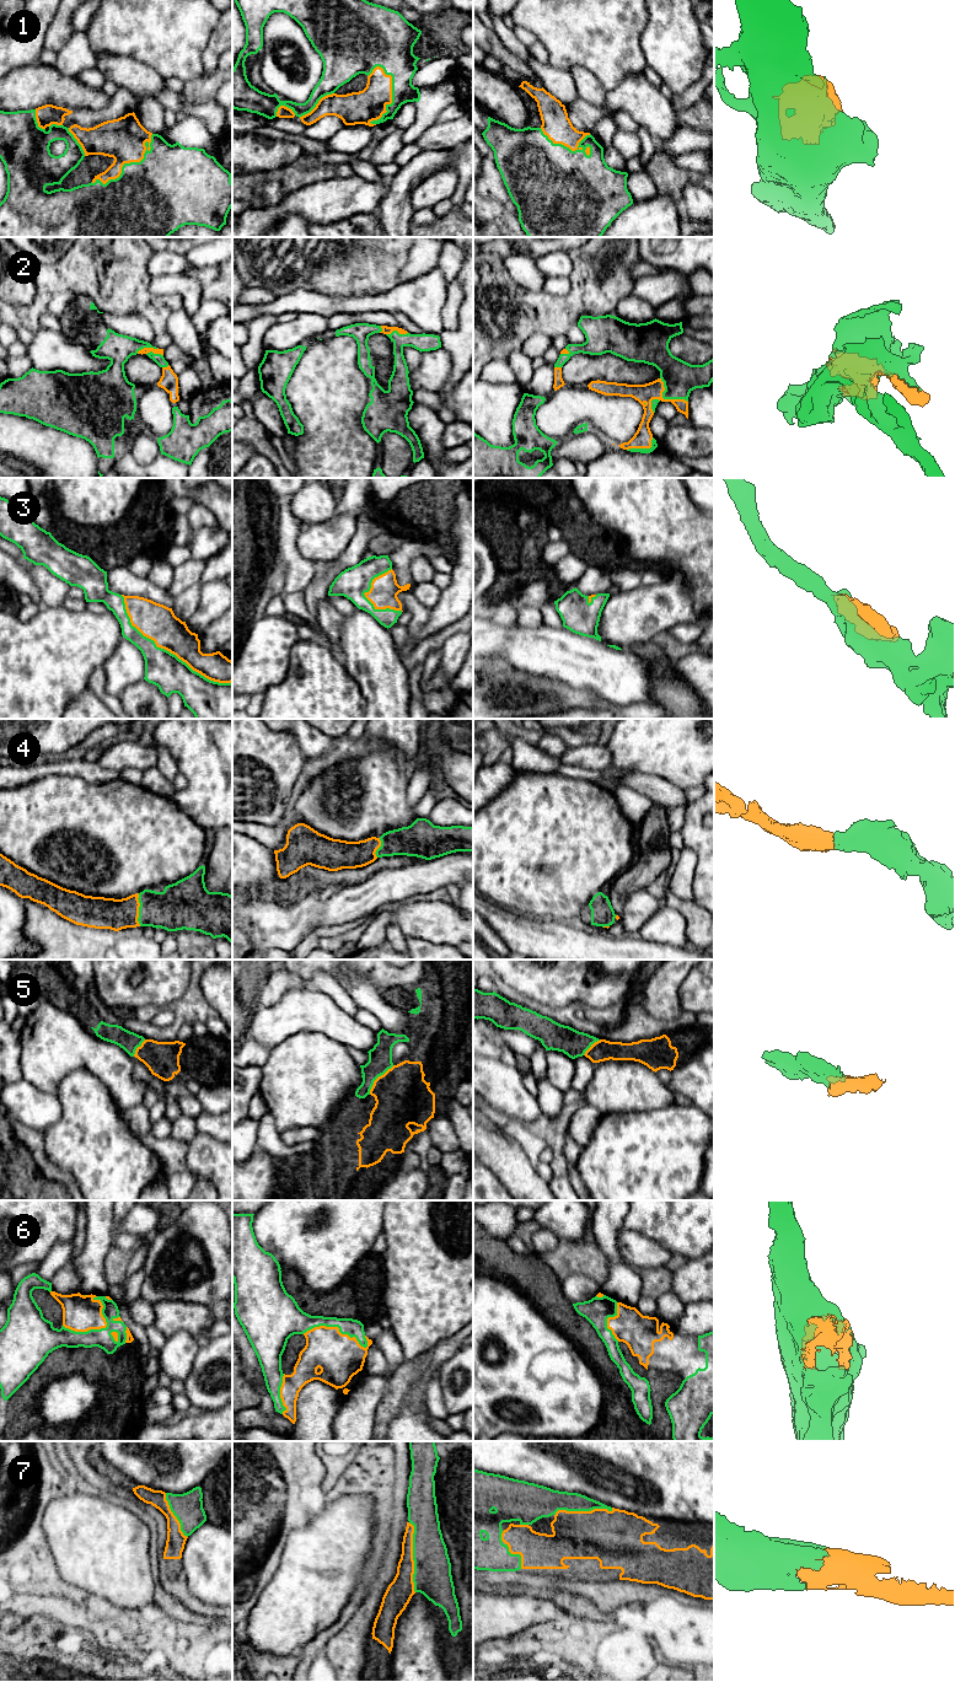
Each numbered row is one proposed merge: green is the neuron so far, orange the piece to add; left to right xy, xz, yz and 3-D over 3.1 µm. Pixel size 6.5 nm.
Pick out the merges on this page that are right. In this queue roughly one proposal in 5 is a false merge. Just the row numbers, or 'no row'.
1, 2, 3, 4, 5, 6, 7

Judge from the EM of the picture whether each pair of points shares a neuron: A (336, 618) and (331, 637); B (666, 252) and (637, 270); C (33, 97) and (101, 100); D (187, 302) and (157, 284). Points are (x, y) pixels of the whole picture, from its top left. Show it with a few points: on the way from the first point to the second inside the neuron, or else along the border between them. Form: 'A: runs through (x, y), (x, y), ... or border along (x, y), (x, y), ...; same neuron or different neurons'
A: runs through (331, 623), (331, 632); same neuron
B: border along (642, 259), (661, 268); different neurons
C: runs through (51, 95), (84, 97); same neuron
D: runs through (184, 294), (175, 284), (166, 284); same neuron

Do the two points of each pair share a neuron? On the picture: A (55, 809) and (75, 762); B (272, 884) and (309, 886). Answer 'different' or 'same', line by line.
A: different
B: same

